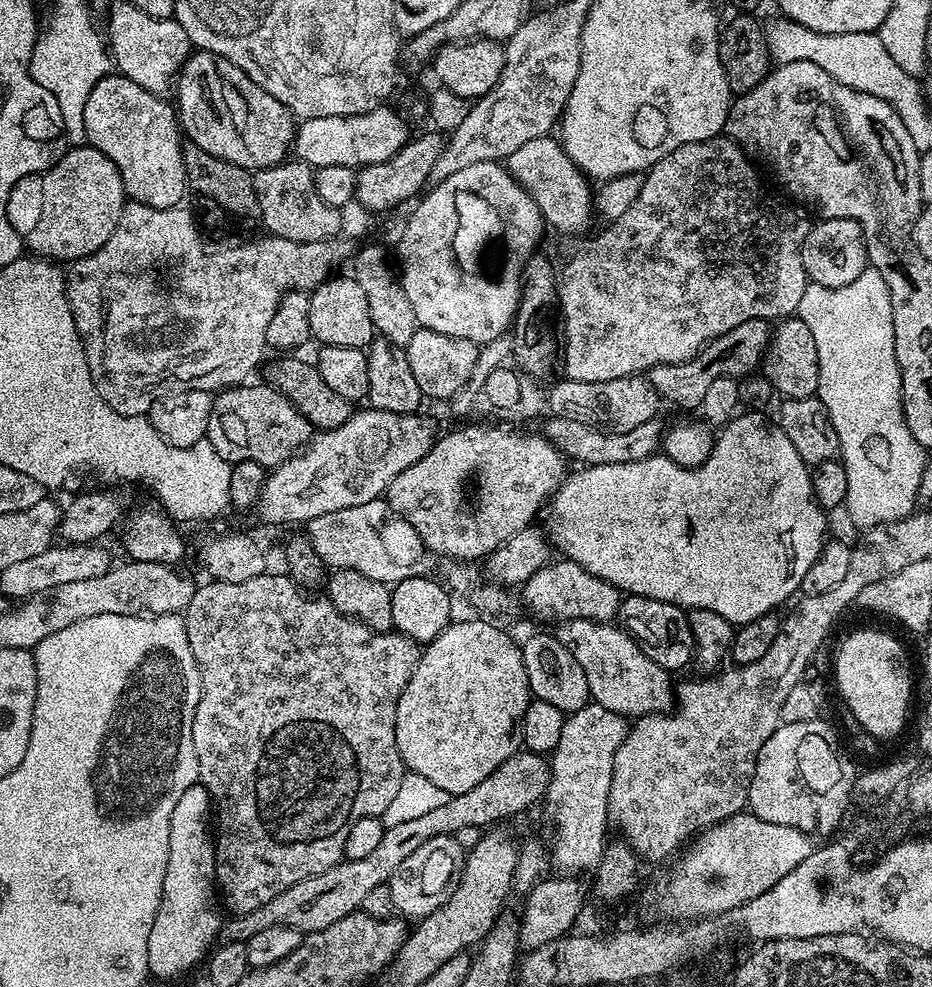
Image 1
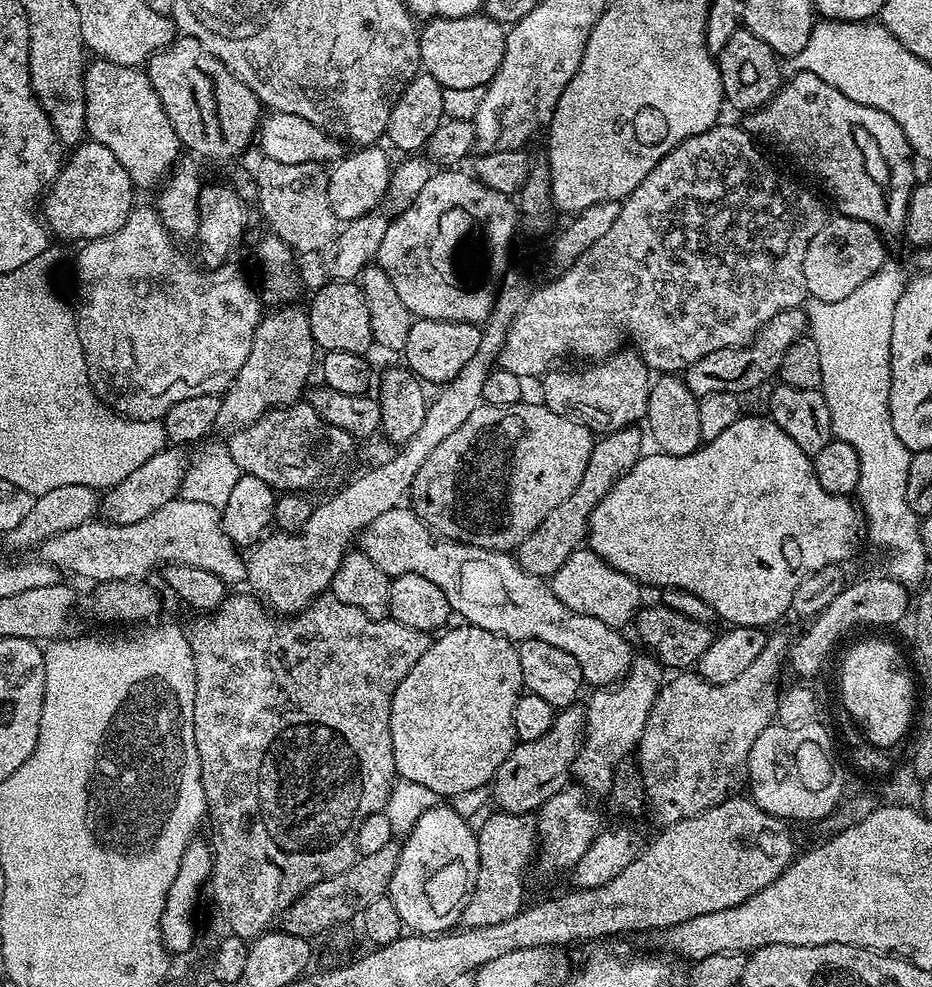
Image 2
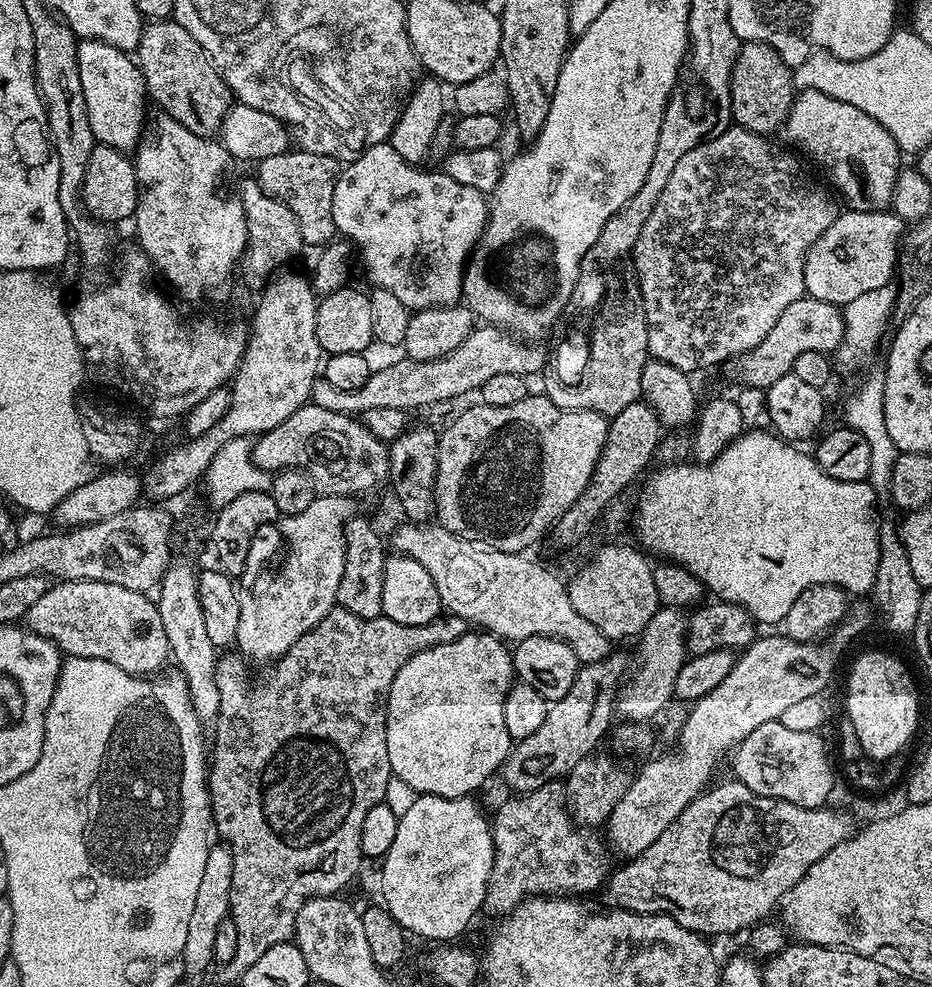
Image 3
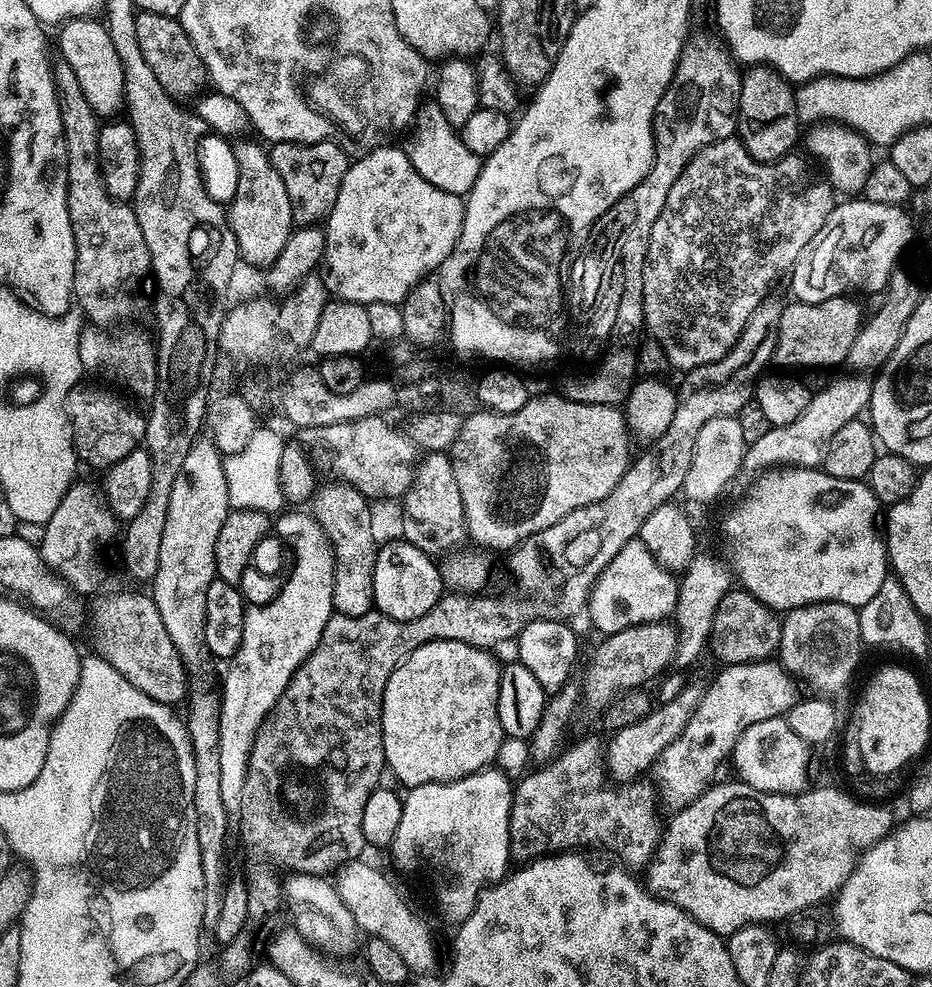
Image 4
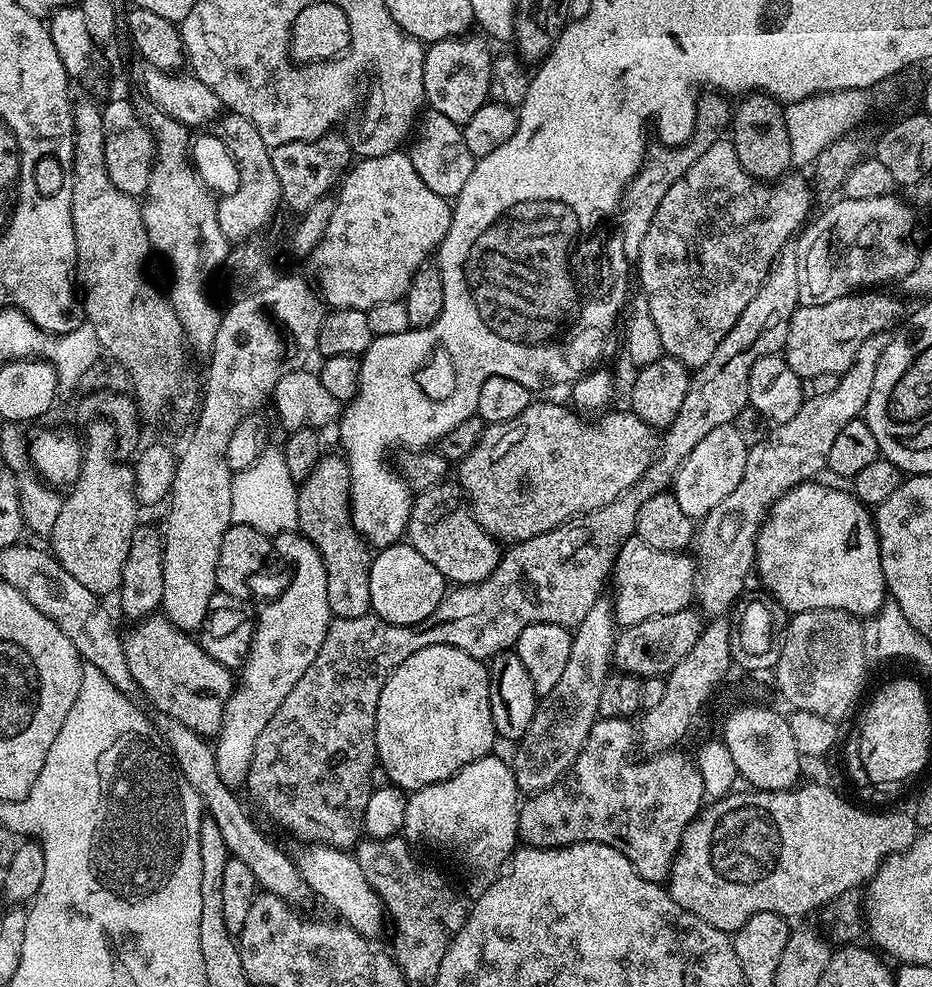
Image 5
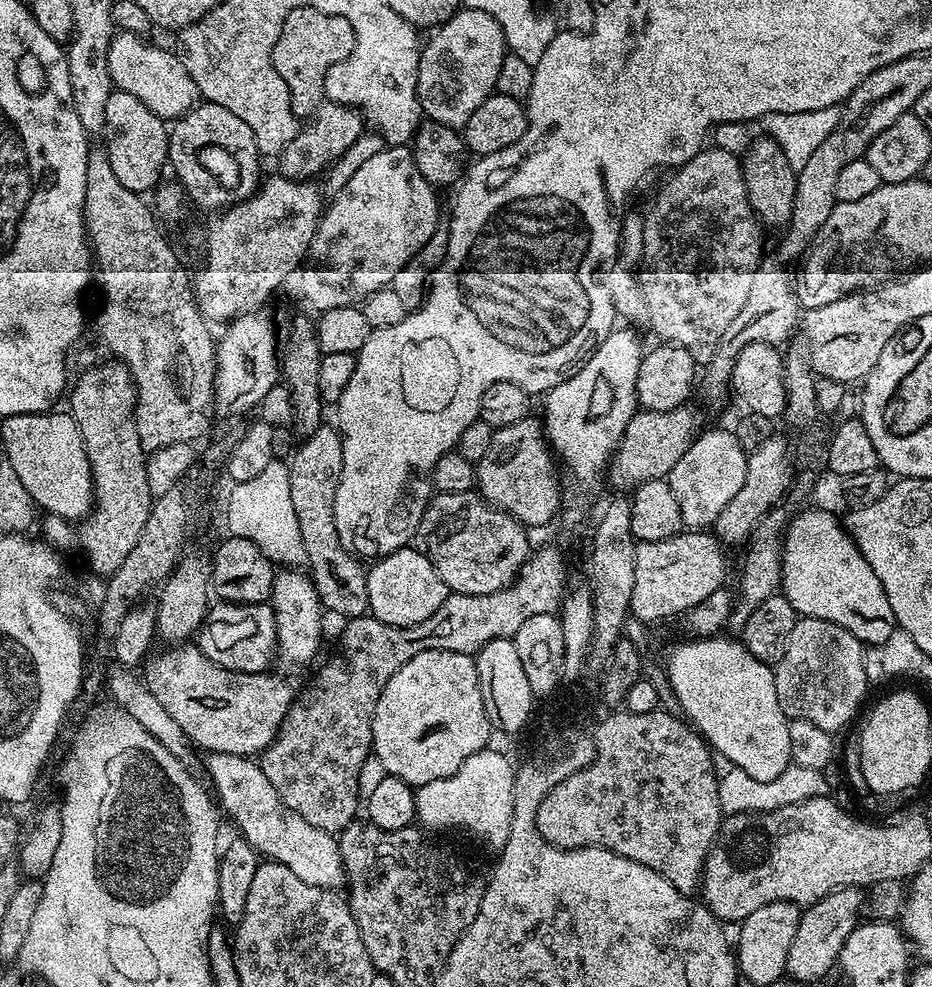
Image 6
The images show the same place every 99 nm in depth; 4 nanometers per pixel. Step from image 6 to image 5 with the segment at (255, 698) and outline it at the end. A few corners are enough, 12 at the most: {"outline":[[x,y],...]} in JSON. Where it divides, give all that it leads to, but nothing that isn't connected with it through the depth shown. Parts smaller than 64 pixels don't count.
{"outline":[[163,614],[123,637],[156,712],[212,738],[234,689]]}

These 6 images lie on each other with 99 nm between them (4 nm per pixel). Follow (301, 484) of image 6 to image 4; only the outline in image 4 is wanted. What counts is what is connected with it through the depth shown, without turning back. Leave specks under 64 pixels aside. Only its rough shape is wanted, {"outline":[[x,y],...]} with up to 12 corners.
{"outline":[[328,482],[311,501],[336,557],[333,609],[373,611],[378,539],[367,496]]}

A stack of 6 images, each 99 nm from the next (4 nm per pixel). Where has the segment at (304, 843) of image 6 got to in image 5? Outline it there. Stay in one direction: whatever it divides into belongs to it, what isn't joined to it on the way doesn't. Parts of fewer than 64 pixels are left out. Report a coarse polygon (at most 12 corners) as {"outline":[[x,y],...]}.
{"outline":[[308,844],[294,863],[343,923],[373,938],[384,903],[351,851]]}

